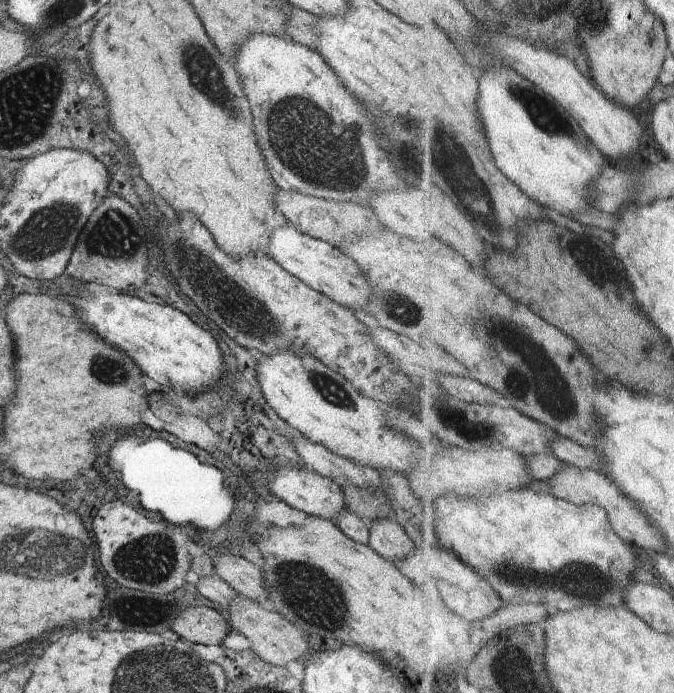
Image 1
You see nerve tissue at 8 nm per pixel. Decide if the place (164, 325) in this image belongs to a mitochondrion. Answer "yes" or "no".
no

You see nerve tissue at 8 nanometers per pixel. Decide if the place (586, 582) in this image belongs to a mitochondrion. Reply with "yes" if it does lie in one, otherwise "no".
yes

